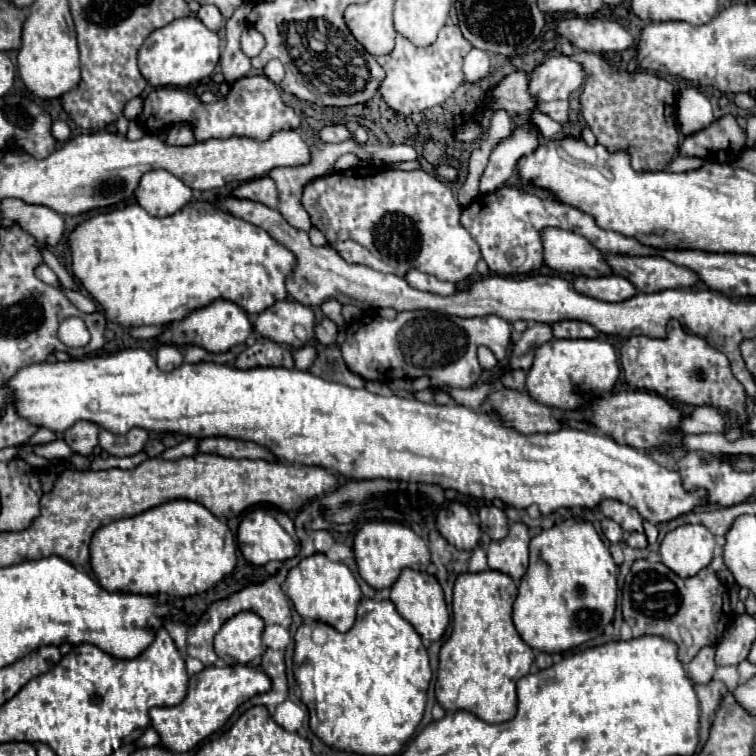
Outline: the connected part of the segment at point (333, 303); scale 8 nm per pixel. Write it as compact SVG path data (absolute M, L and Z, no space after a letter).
M328 298L320 308L322 308L322 312L324 312L330 320L334 320L338 326L346 326L346 322L344 322L344 318L342 318L342 314L340 314L342 304L340 304L336 298Z

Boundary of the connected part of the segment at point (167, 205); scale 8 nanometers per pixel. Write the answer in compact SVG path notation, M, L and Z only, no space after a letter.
M153 170L142 176L136 198L148 214L170 216L190 202L192 188L166 170Z

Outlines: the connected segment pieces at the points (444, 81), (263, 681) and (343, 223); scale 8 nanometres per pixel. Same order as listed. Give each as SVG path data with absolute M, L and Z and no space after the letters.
M446 24L436 42L426 48L416 48L410 40L398 36L396 48L378 58L378 64L386 70L386 78L380 86L382 98L390 108L406 116L442 104L464 82L462 60L470 50L472 46L464 40L460 28L454 24Z
M236 664L224 668L216 668L216 666L204 668L202 672L190 678L188 694L182 704L150 710L152 728L158 730L164 748L172 752L188 752L196 748L204 738L220 730L240 704L244 704L256 694L268 692L268 688L272 688L272 680L268 680L268 676L264 676L264 672L260 672L260 668L256 666Z
M358 166L346 172L336 172L326 178L314 178L304 188L302 206L310 214L312 224L326 234L330 246L336 248L336 252L350 264L364 264L378 272L388 272L396 276L404 276L410 268L416 268L420 272L428 272L436 276L438 280L448 280L452 284L458 284L474 274L476 264L482 258L480 246L458 222L462 208L454 200L450 186L424 170L402 172L402 170L384 170L374 166L368 168Z

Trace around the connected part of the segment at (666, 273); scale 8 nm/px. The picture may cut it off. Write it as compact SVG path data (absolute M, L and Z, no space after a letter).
M610 254L612 270L630 280L638 292L662 292L664 288L690 288L698 282L696 272L676 266L662 256L618 256Z

